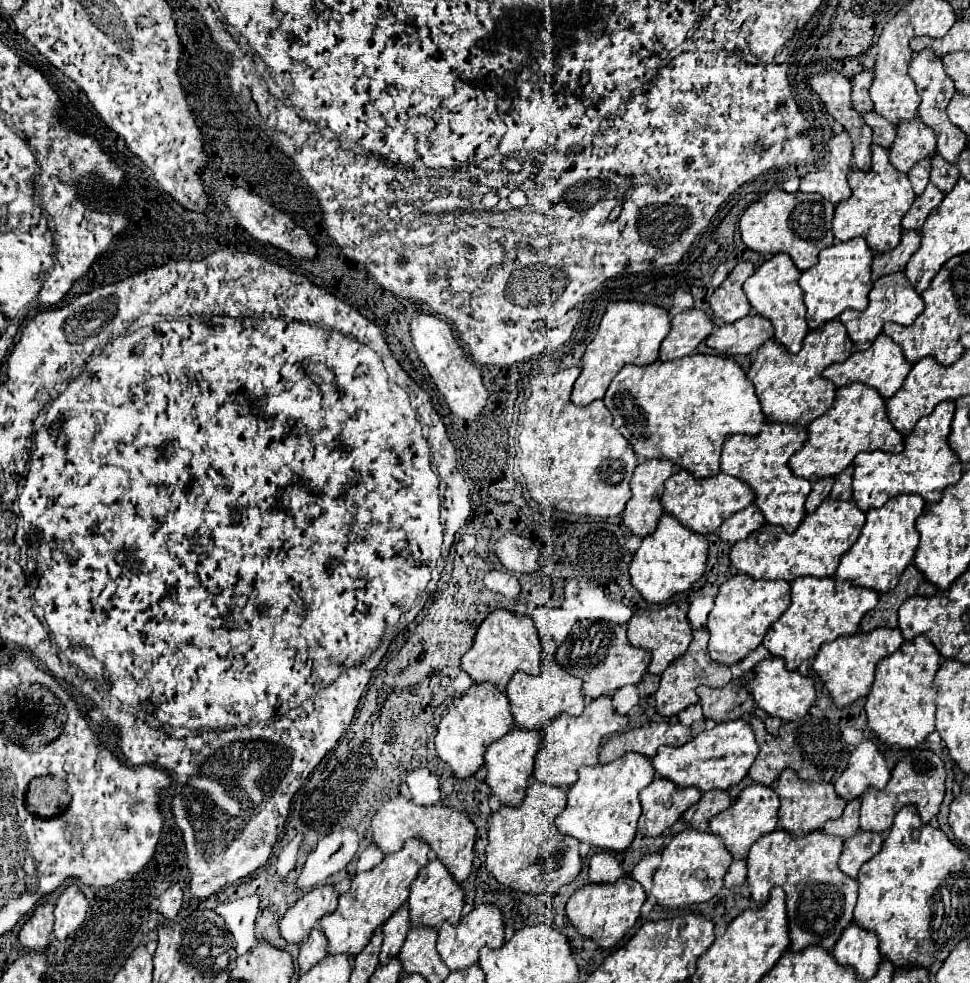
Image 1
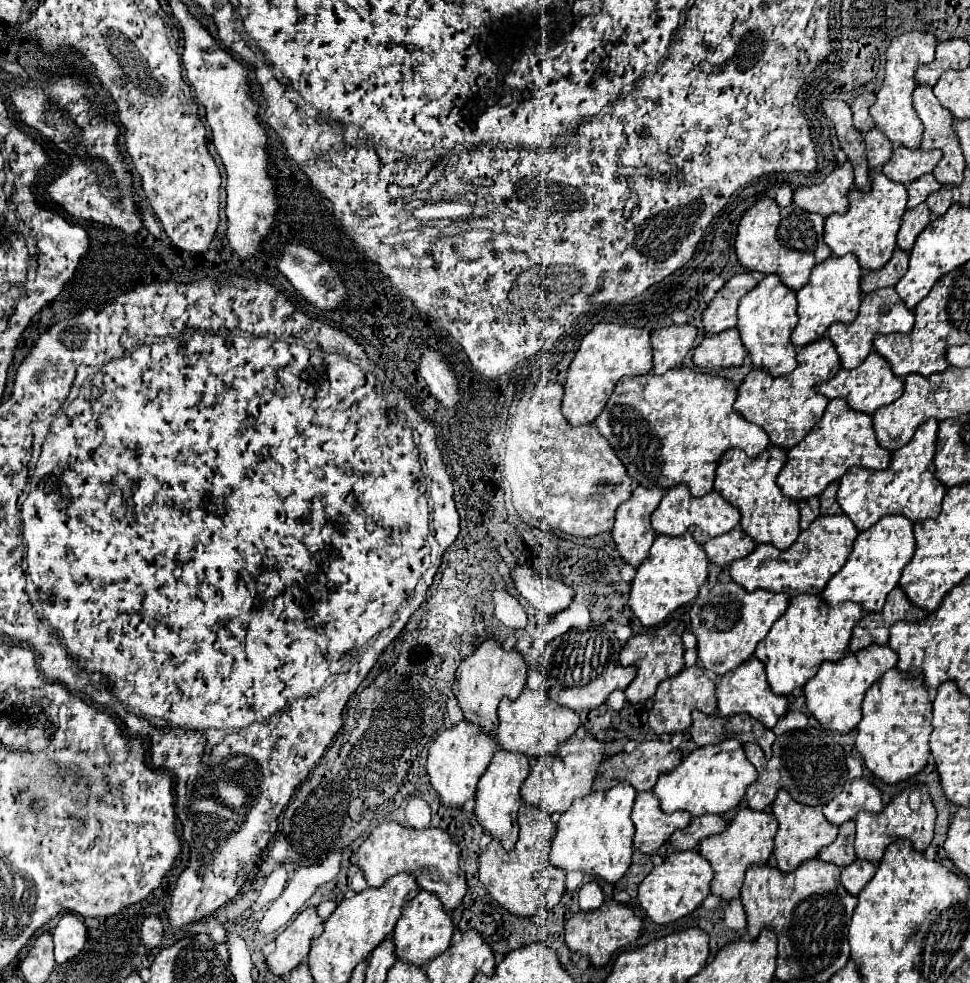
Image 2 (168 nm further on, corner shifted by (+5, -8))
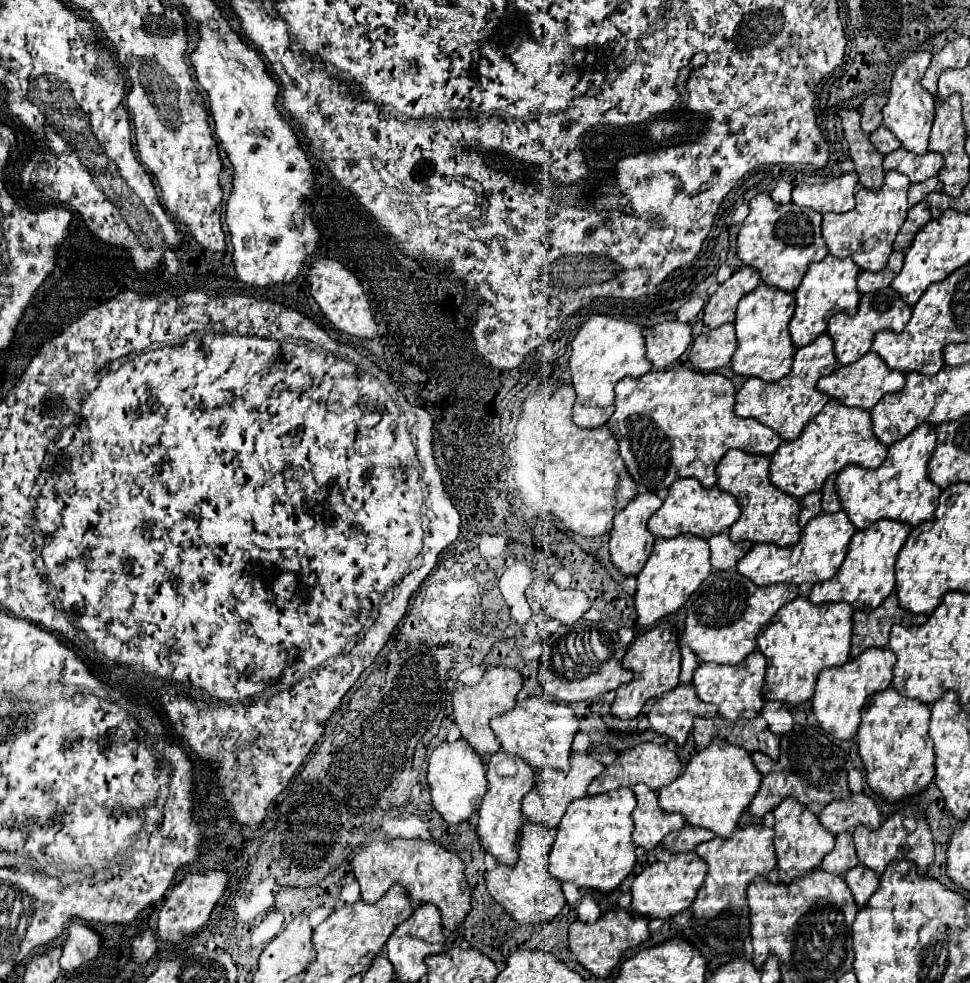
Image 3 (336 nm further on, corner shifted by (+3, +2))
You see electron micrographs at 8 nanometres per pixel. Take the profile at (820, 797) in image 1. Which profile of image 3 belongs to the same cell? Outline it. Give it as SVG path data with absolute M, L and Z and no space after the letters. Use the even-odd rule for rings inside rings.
M785 799L775 811L775 851L777 851L777 869L779 869L779 881L791 883L797 877L803 877L811 871L815 871L823 857L831 853L835 847L835 837L819 823L819 819L809 813L801 803L795 799Z

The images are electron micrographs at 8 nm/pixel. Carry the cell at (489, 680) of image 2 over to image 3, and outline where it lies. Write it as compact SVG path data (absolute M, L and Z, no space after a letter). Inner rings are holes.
M489 667L477 685L463 685L457 691L453 691L453 721L461 729L461 739L465 739L473 749L485 757L499 751L499 741L489 727L491 717L497 717L505 711L511 711L515 707L515 697L523 687L523 677L515 669L507 667Z

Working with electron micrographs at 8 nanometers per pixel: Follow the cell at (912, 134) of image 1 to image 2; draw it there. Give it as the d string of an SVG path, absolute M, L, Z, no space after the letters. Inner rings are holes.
M899 145L893 149L891 159L883 165L883 175L907 185L907 183L915 181L917 177L921 177L923 173L931 173L939 159L941 159L941 151L937 151L937 149L909 151L909 147Z

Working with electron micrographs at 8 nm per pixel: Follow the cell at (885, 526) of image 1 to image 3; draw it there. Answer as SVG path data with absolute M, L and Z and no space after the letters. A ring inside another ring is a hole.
M889 519L875 521L869 529L857 531L849 543L847 557L845 557L843 565L839 567L839 571L835 573L835 577L815 583L807 599L813 605L847 601L853 609L863 609L863 611L871 611L871 609L879 607L895 589L893 565L895 565L899 549L903 547L905 539L909 537L909 533L911 533L911 529L905 523L889 521Z

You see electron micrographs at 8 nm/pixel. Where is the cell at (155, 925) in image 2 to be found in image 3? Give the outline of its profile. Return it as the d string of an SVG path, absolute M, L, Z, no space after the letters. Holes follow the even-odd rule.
M147 929L145 933L141 933L141 937L137 937L133 941L133 961L137 965L145 965L153 955L155 955L155 933L151 929Z

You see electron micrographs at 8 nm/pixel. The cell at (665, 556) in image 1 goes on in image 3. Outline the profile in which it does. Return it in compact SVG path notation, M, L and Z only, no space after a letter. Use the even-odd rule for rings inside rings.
M691 535L657 539L651 557L647 559L643 571L637 575L637 591L635 591L637 623L641 627L651 627L661 617L679 611L691 597L691 593L707 579L709 573L711 573L709 545L705 539Z

